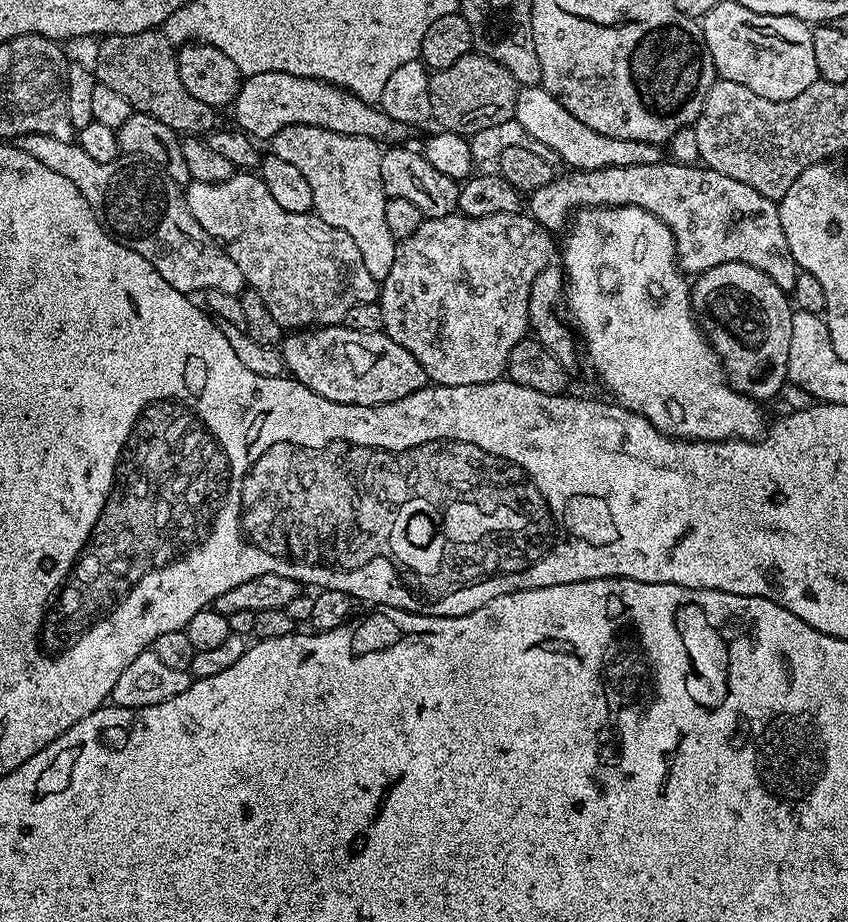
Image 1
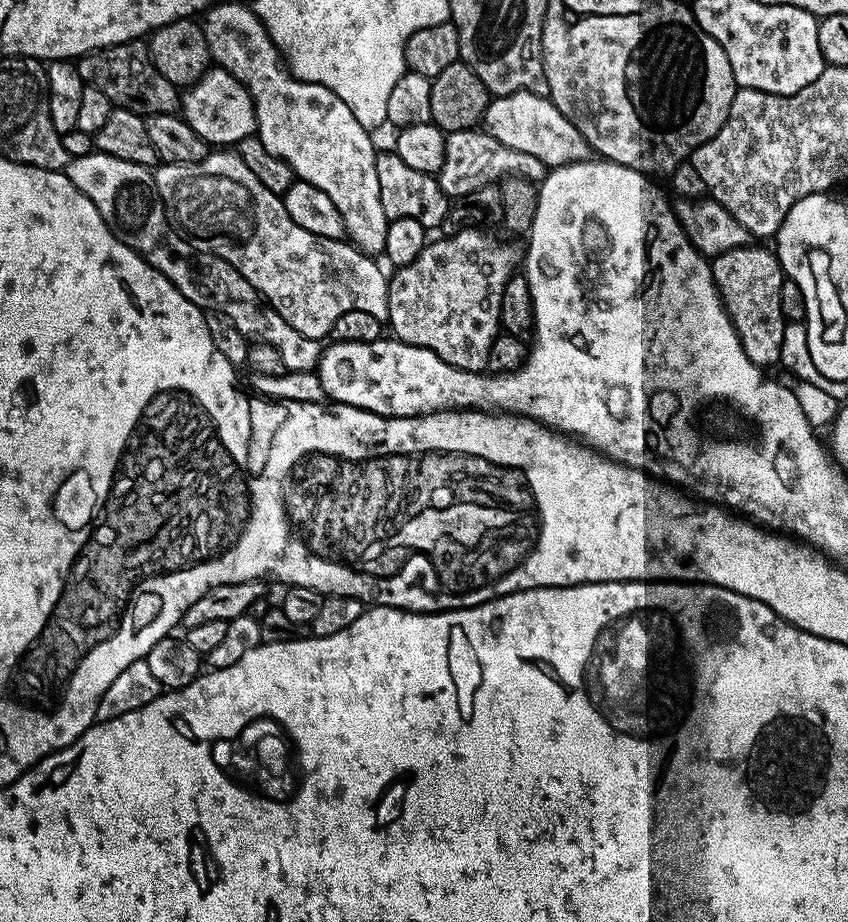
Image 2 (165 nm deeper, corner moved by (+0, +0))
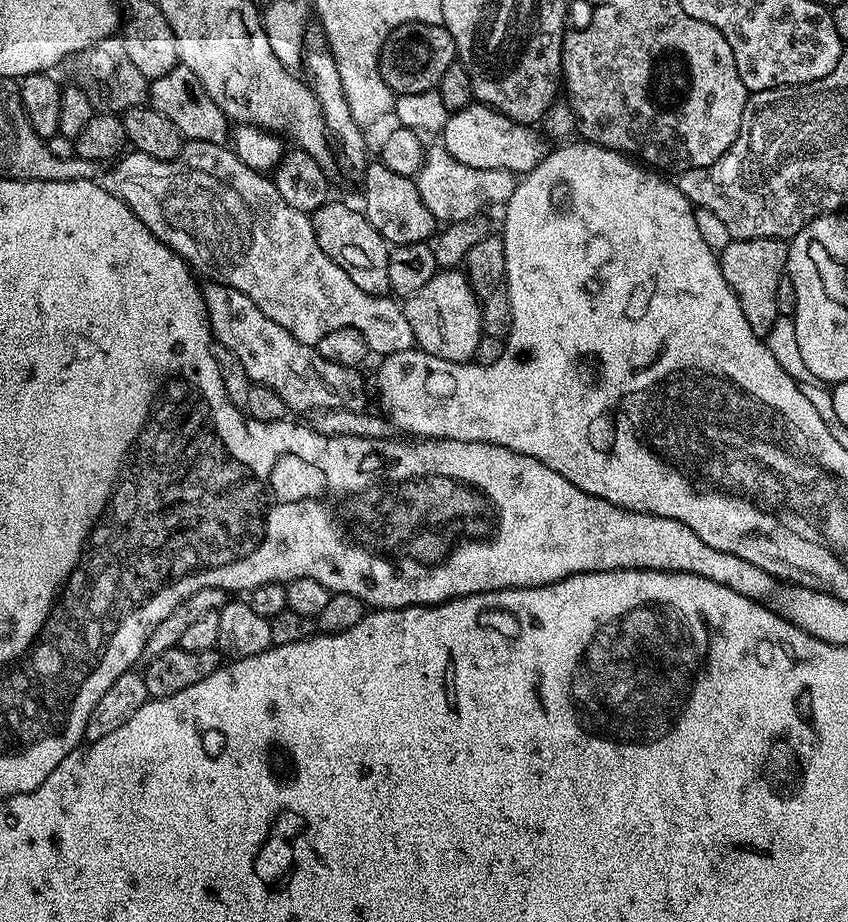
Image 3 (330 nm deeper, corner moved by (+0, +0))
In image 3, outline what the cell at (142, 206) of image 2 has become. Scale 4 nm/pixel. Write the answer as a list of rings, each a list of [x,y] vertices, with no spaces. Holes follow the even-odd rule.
[[[208,282],[203,285],[202,295],[215,343],[221,349],[229,348],[236,355],[233,356],[235,363],[244,367],[253,384],[274,390],[274,394],[286,402],[289,413],[315,414],[326,408],[358,412],[365,407],[363,371],[338,366],[322,358],[313,345],[298,342],[290,330],[282,330],[278,322],[266,318],[266,314],[242,294],[242,290],[234,290],[229,284]]]

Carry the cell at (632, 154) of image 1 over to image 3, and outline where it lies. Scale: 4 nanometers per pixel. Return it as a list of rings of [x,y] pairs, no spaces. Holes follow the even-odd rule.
[[[473,102],[465,108],[455,109],[449,115],[442,133],[442,146],[454,154],[454,158],[466,162],[466,166],[523,174],[534,170],[534,166],[538,166],[546,155],[545,137],[539,131],[536,133],[536,130],[535,127],[506,118],[485,104]]]

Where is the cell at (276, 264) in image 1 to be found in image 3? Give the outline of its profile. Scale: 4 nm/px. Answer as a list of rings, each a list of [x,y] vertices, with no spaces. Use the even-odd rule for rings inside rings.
[[[193,140],[185,143],[180,155],[172,160],[150,158],[150,154],[132,150],[121,155],[114,167],[111,191],[128,203],[130,210],[162,243],[174,249],[197,273],[205,272],[208,278],[242,290],[266,318],[278,322],[282,330],[290,330],[298,342],[315,346],[330,330],[353,328],[366,338],[369,353],[377,352],[380,358],[410,350],[416,344],[403,307],[391,295],[371,296],[362,290],[318,246],[309,213],[288,205],[286,198],[278,194],[275,179],[246,166],[231,147]]]

